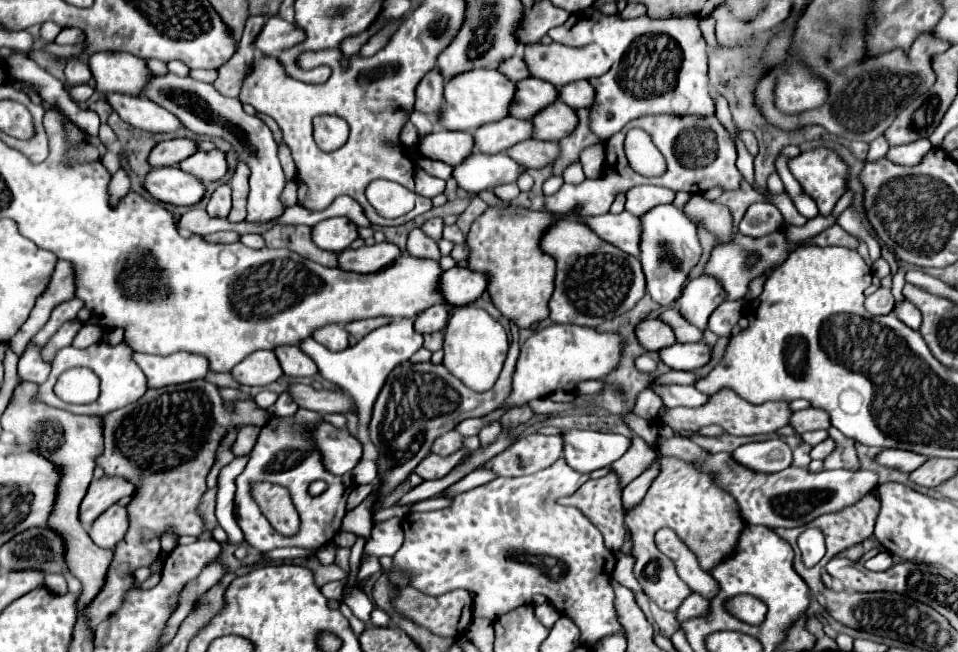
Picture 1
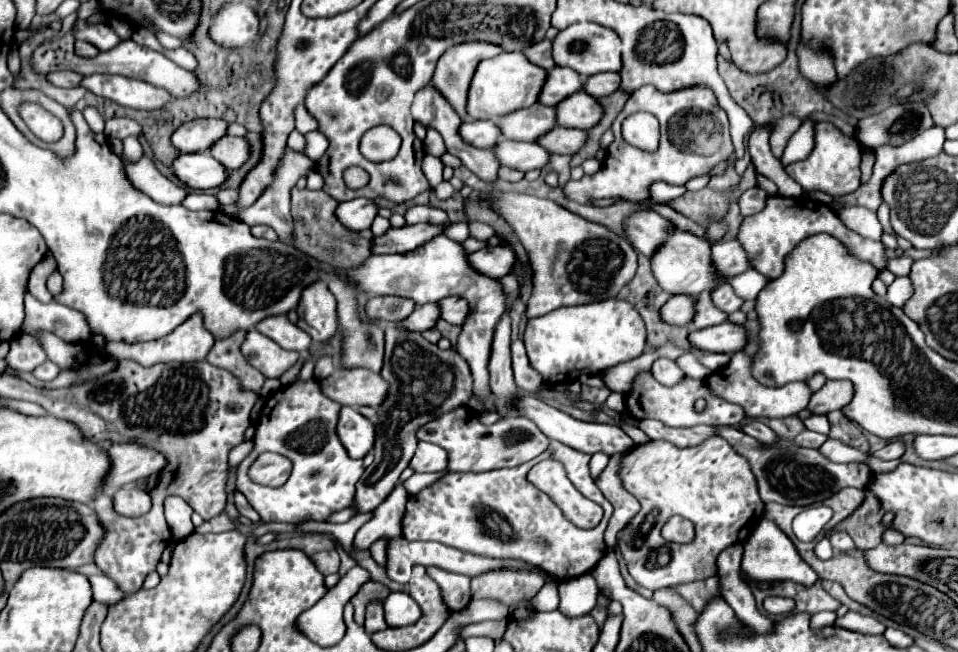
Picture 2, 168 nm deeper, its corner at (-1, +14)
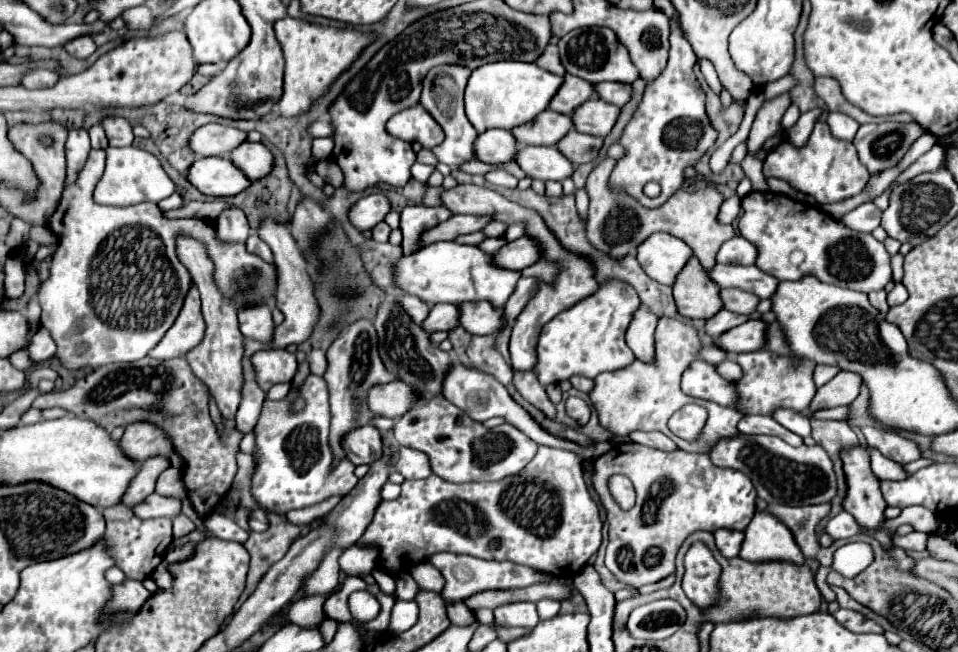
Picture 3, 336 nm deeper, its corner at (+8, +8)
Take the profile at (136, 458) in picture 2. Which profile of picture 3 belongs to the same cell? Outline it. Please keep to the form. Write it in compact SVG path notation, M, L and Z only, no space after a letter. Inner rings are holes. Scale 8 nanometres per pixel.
M136 422L126 426L118 446L122 454L136 464L142 464L144 460L154 456L162 456L166 460L170 460L172 456L170 438L150 422Z

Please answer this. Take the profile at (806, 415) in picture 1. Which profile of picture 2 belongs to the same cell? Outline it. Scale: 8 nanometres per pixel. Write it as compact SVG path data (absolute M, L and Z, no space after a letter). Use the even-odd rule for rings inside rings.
M827 380L821 390L811 396L809 410L813 414L827 414L845 408L853 400L853 384L849 380Z

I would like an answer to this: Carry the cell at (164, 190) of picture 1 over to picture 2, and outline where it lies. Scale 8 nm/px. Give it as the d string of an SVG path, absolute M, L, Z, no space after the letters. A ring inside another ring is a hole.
M209 152L181 154L177 158L177 164L173 164L173 172L193 190L217 188L229 178L229 170Z

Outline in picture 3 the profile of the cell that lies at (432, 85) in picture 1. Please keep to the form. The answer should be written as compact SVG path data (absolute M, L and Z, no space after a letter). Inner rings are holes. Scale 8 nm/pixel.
M422 104L410 106L400 114L394 114L386 124L388 134L402 138L406 142L420 142L424 148L434 148L444 140L444 130L440 124L424 110Z

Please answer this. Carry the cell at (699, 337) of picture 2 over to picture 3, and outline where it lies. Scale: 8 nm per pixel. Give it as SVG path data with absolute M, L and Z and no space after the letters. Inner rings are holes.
M748 320L736 328L726 330L720 334L714 344L728 354L740 354L740 352L754 352L760 350L764 344L764 330L766 324L760 320Z

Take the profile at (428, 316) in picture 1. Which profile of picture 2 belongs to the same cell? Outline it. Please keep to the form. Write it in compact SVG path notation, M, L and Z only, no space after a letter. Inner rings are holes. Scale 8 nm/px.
M451 296L451 298L441 300L439 304L441 304L441 318L443 320L447 320L449 324L455 324L455 326L461 326L465 322L465 318L469 314L467 300Z

